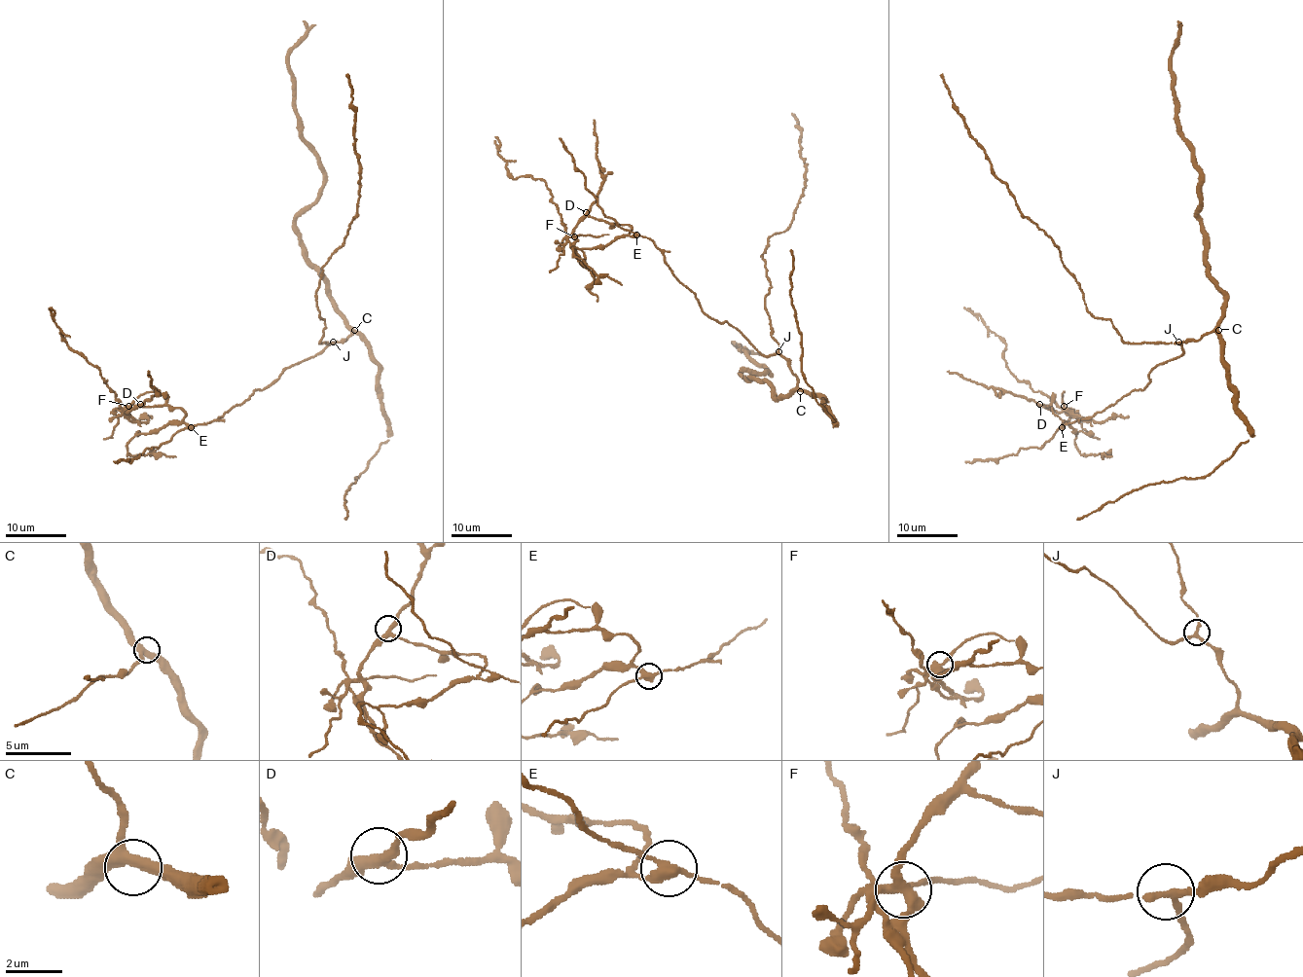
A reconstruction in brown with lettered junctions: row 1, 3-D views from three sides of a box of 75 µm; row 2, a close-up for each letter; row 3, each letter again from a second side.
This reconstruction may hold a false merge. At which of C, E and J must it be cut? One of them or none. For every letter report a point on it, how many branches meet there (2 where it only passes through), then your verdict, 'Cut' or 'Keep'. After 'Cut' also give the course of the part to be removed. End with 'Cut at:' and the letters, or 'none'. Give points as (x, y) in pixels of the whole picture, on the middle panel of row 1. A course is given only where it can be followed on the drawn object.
C: Place: (800, 391). Branches: 3. Keep
E: Place: (636, 235). Branches: 3. Cut. Course of the part to remove: (636, 234), (592, 217), (567, 234), (545, 182), (514, 179), (494, 136)
J: Place: (778, 351). Branches: 3. Keep
Cut at: E

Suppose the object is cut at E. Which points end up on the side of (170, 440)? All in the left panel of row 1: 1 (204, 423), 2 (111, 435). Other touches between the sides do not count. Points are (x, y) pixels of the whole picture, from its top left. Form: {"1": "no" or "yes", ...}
{"1": "yes", "2": "no"}

